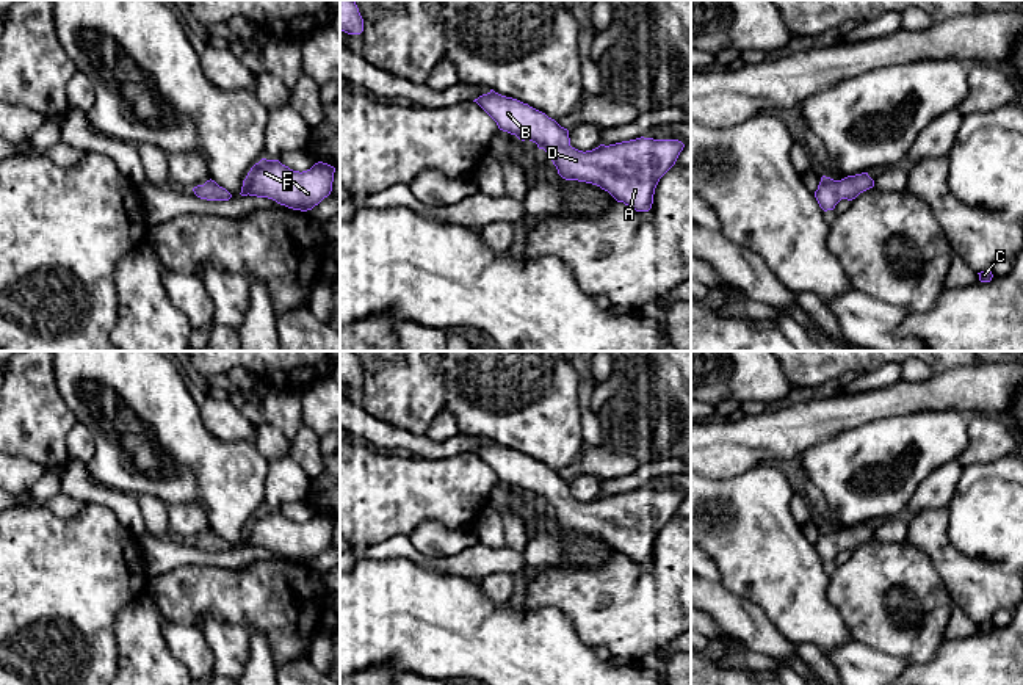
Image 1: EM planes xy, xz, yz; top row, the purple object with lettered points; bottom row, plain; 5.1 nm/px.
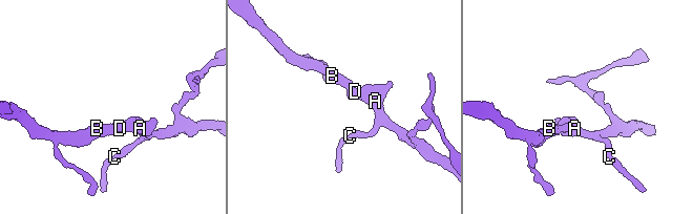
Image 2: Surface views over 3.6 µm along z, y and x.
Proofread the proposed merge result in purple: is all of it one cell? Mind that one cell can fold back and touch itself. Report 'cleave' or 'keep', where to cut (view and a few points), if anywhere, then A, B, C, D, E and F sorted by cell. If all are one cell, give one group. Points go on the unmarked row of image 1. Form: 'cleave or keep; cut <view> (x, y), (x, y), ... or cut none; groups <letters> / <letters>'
keep; cut none; groups A B C D E F

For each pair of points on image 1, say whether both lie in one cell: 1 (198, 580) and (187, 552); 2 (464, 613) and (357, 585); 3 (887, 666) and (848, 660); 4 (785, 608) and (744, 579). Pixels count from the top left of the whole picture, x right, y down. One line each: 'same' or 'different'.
1: different
2: same
3: same
4: same

